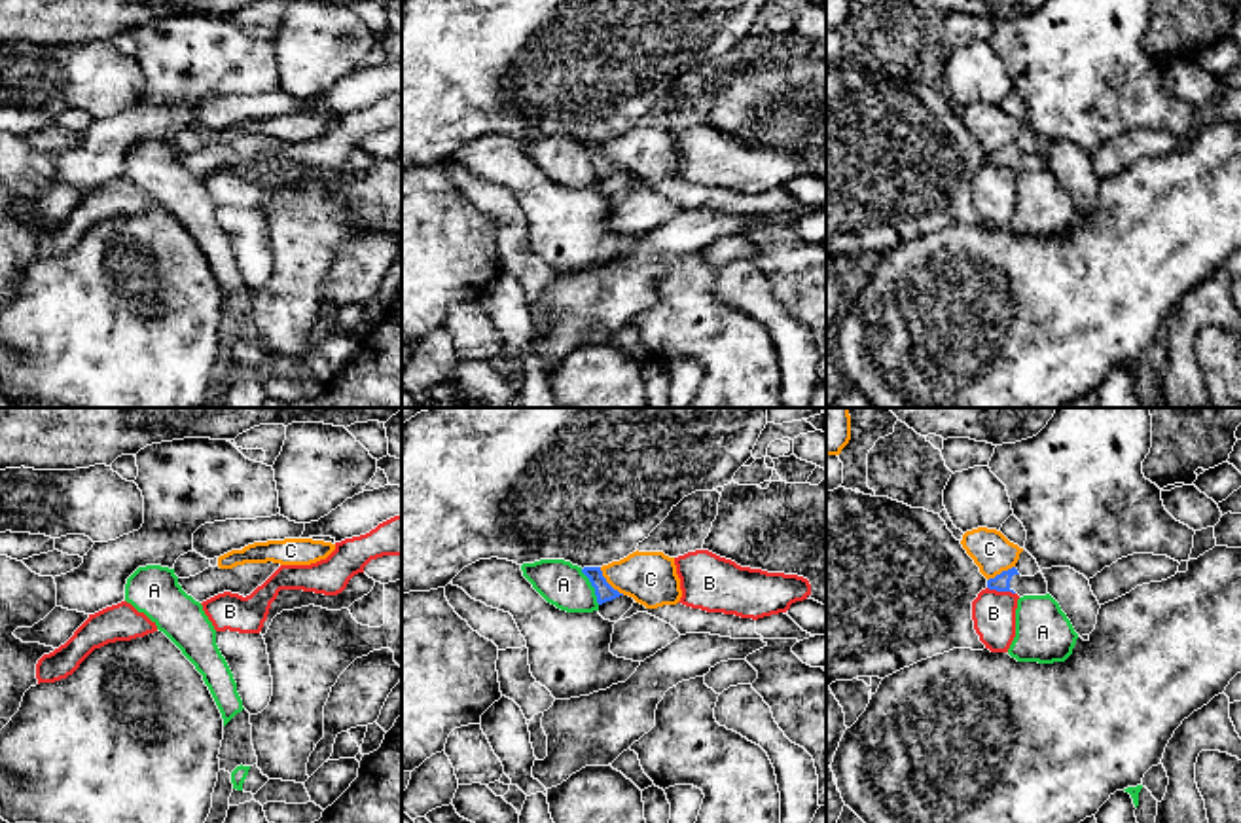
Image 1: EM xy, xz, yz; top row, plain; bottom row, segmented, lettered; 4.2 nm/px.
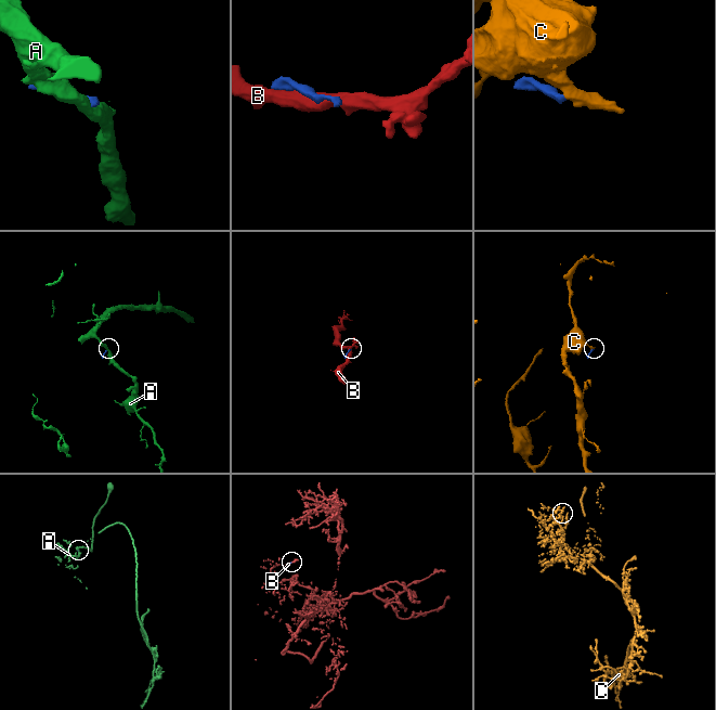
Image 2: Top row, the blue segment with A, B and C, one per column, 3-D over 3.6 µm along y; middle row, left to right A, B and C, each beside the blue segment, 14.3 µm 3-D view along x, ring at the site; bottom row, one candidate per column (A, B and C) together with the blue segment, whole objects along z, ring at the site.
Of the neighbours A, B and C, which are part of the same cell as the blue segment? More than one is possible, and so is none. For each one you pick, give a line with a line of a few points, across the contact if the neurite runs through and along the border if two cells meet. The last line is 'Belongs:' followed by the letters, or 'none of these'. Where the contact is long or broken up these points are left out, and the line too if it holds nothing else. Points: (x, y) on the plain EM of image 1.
Belongs: none of these

